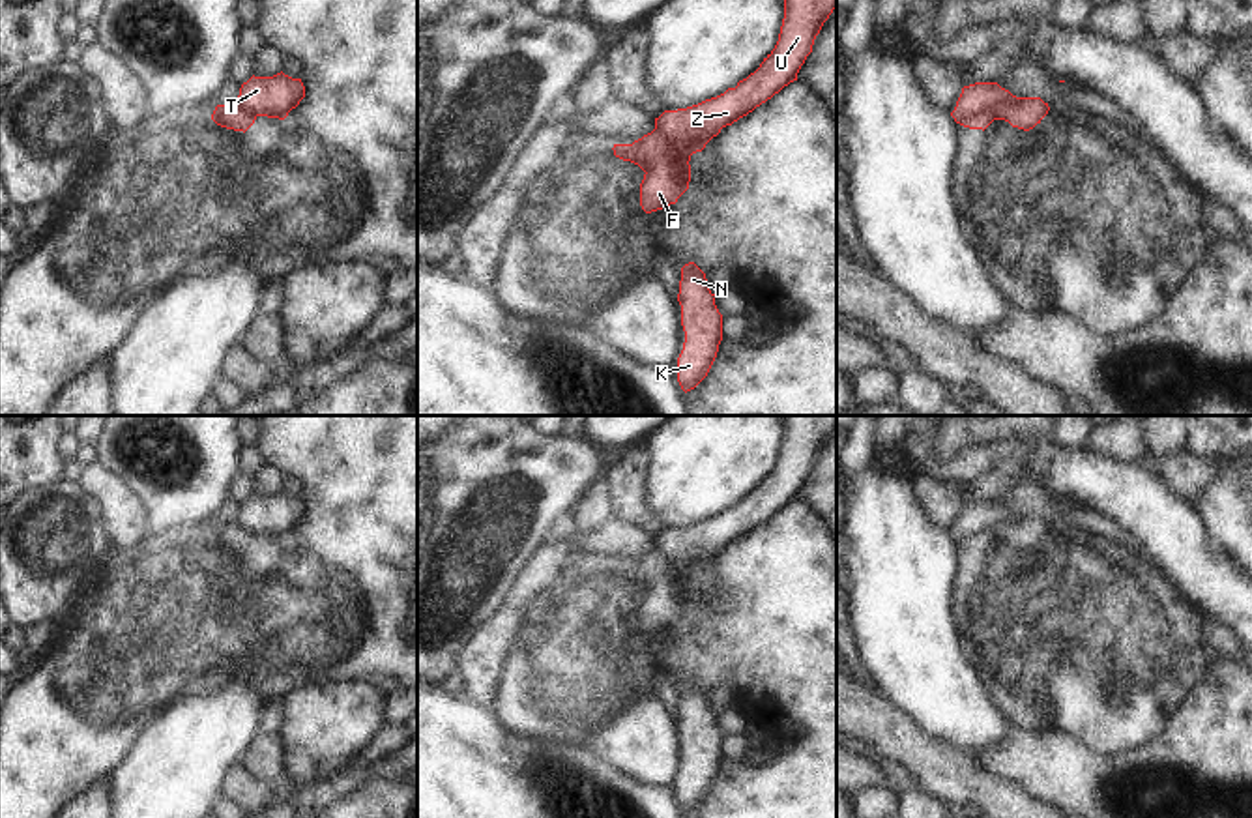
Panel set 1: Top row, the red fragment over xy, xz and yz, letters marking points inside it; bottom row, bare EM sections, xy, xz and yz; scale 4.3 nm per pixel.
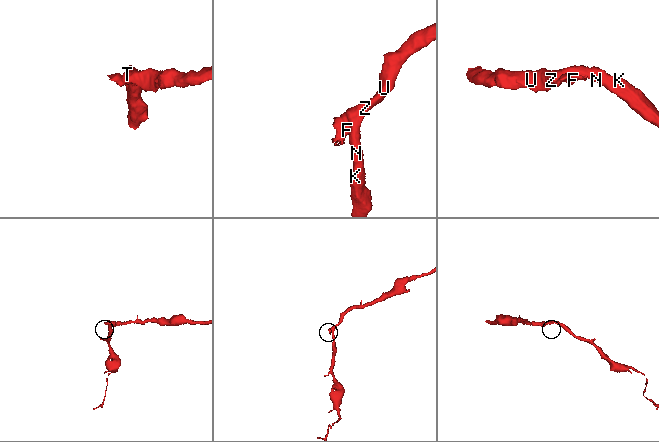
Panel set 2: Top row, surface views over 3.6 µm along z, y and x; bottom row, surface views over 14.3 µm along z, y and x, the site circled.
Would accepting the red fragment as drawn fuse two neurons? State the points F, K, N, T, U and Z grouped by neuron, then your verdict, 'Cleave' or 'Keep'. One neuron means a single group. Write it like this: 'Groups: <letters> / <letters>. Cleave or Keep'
Groups: F / K N T U Z. Cleave

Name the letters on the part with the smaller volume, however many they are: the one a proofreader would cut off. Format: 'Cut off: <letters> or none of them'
Cut off: F

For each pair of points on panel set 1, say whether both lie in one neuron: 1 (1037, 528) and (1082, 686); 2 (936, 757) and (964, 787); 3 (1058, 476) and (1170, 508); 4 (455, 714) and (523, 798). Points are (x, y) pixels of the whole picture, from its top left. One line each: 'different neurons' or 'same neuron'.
1: same neuron
2: same neuron
3: same neuron
4: same neuron

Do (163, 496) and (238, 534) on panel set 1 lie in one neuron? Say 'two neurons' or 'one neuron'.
two neurons

